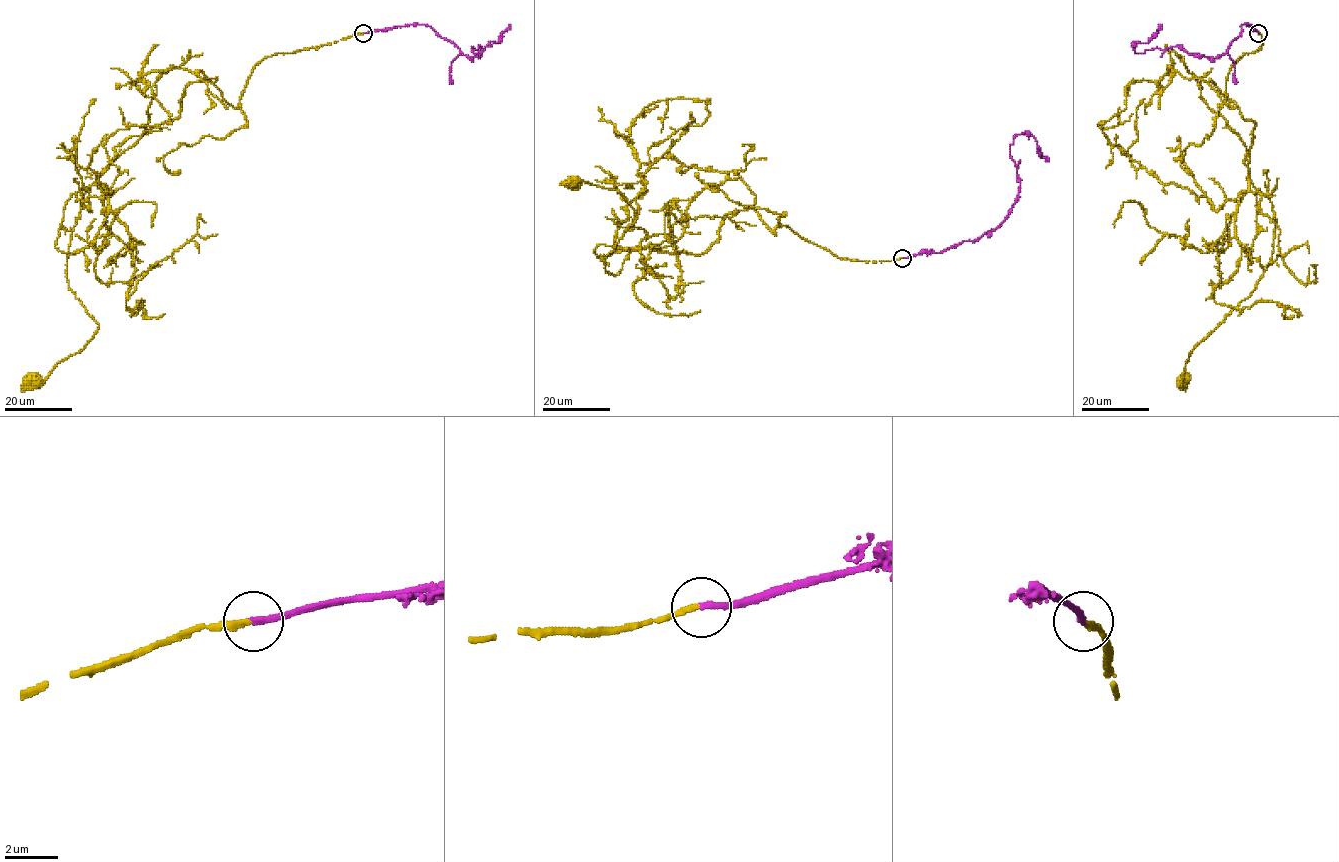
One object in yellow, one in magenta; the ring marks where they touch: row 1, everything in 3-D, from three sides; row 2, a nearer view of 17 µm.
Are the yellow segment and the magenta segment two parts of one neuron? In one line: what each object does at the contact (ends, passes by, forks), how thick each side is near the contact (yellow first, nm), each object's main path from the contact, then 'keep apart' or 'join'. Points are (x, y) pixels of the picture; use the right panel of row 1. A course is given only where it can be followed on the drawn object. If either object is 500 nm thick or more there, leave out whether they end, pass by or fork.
yellow ends; magenta ends; calibres 220 and 260 nm; course yellow (1258, 33), (1226, 80), (1233, 108), (1208, 84), (1255, 124), (1244, 163), (1271, 202), (1273, 252), (1181, 383); course magenta (1258, 33), (1242, 24), (1230, 47), (1214, 58), (1174, 47), (1137, 53), (1136, 41), (1146, 43), (1161, 24); join

